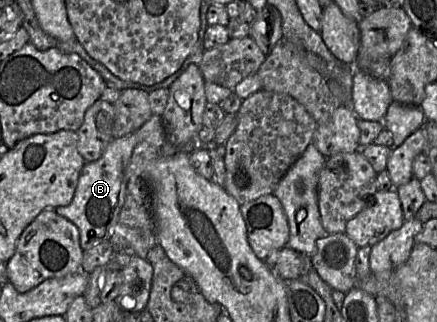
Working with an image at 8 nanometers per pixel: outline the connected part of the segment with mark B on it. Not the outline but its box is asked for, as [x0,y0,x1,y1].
[54,115,167,250]

